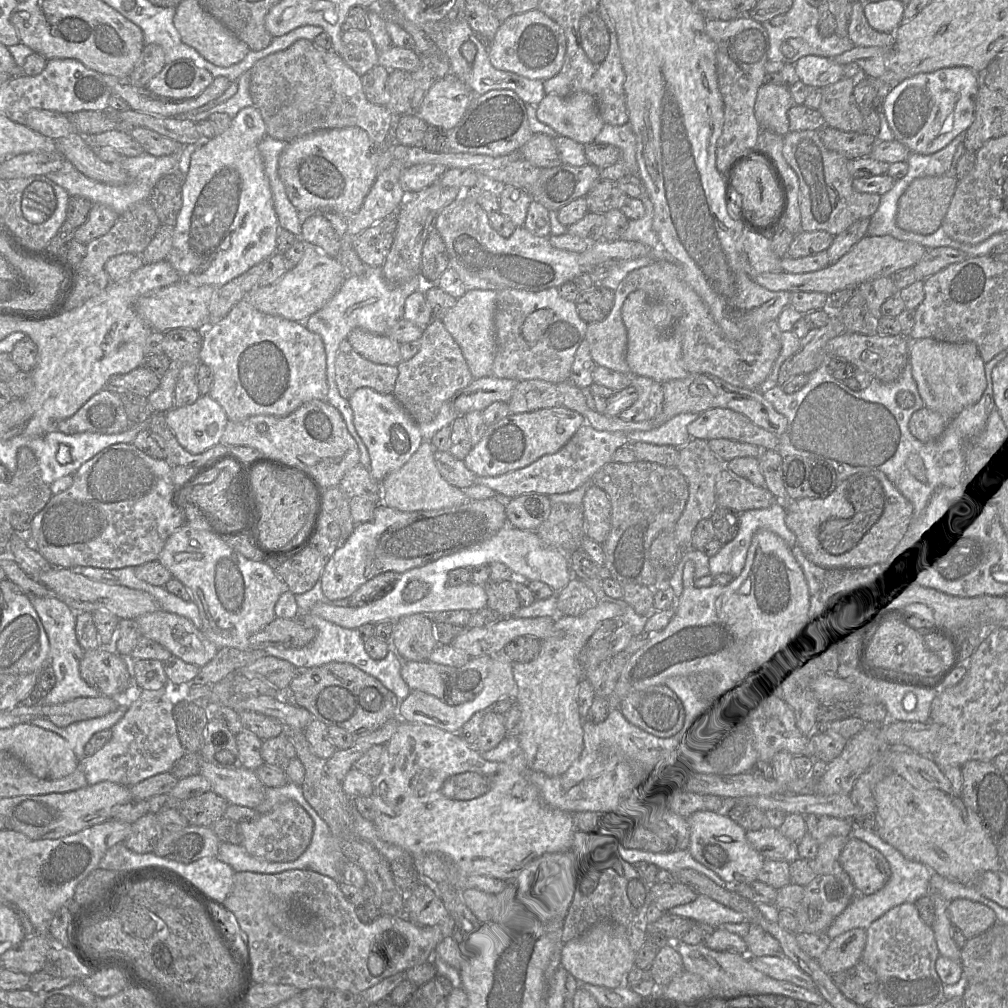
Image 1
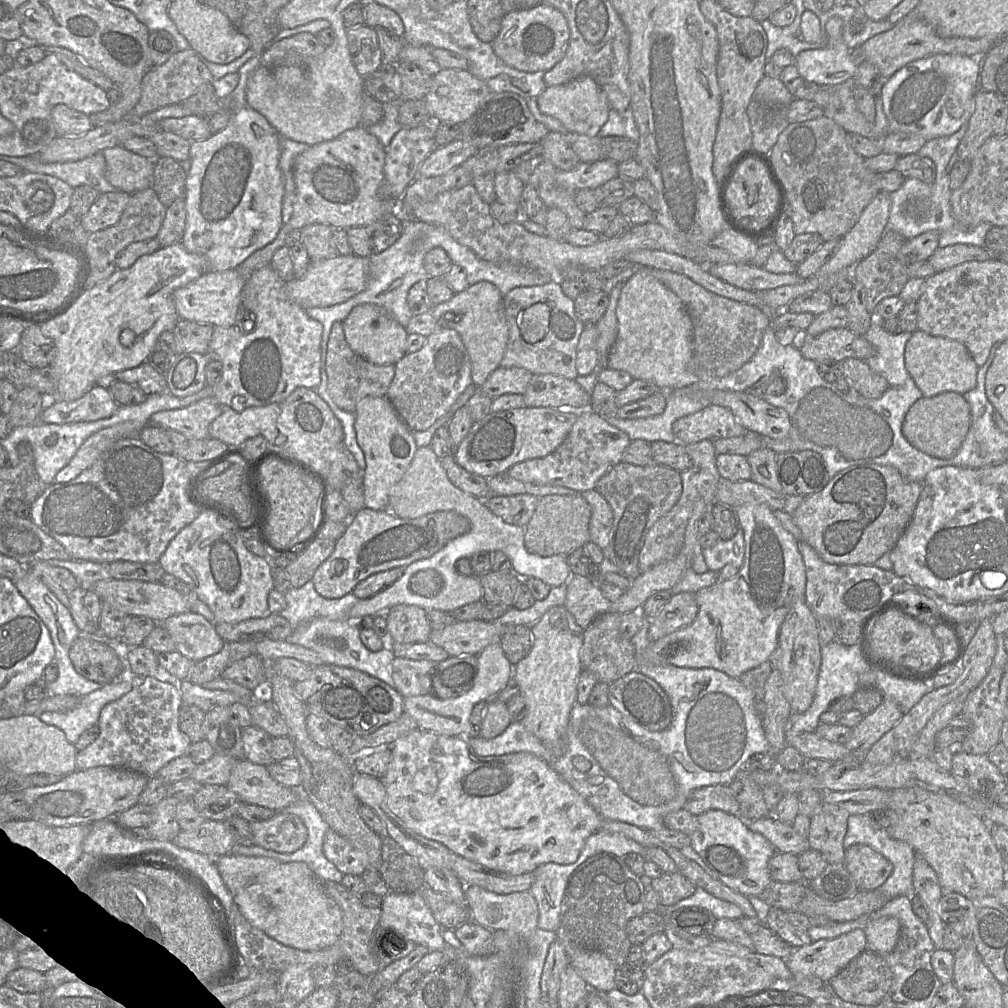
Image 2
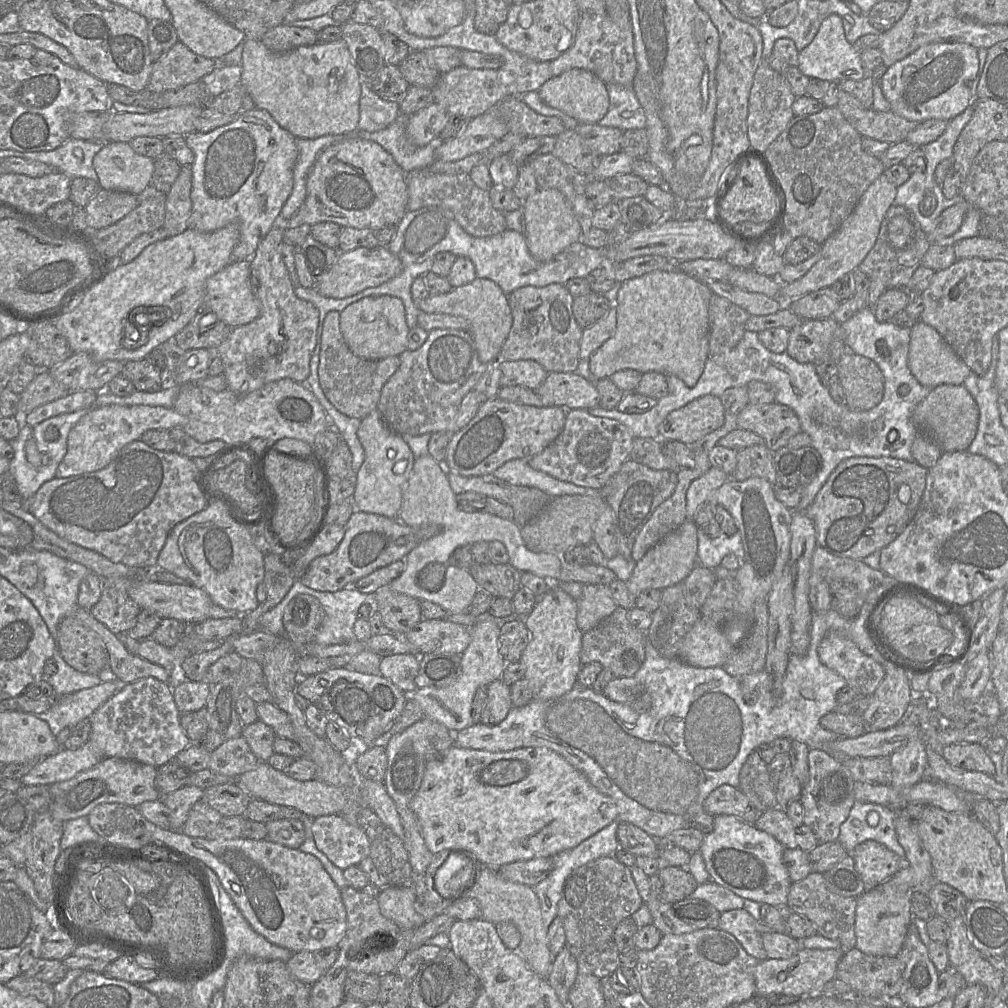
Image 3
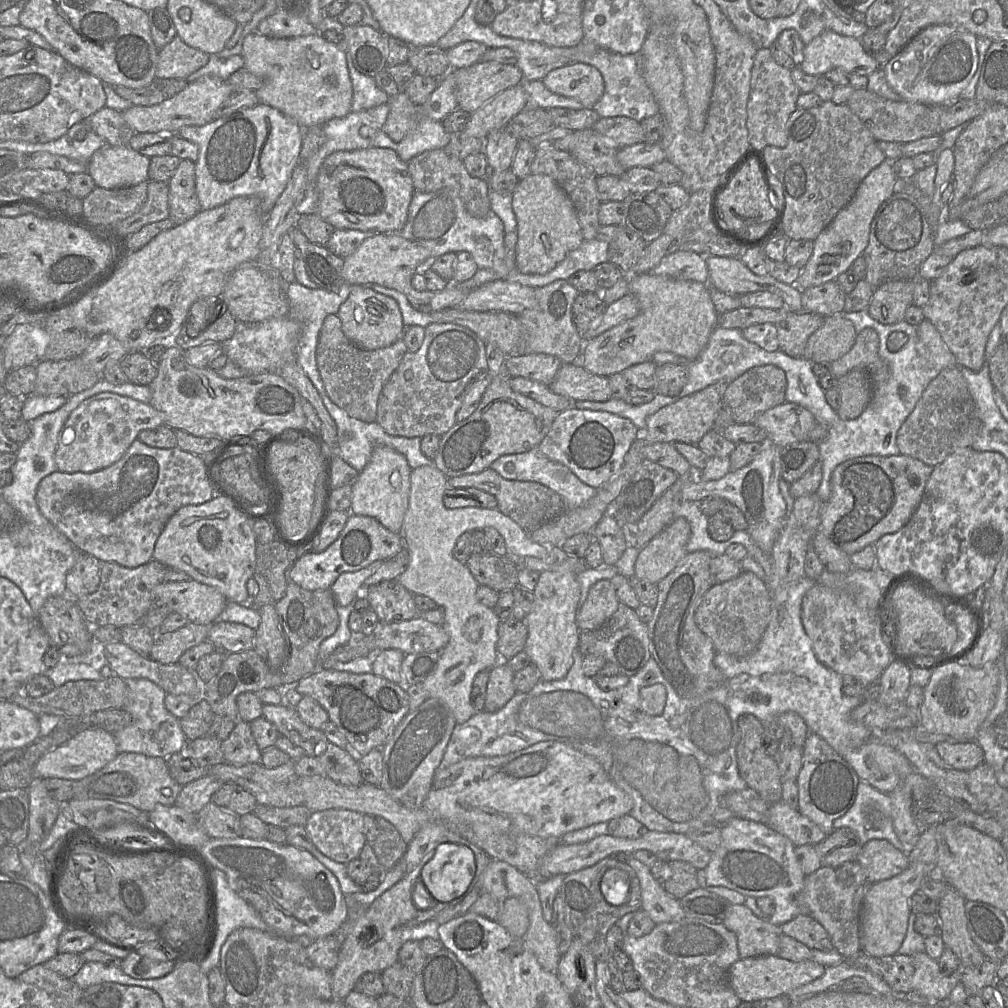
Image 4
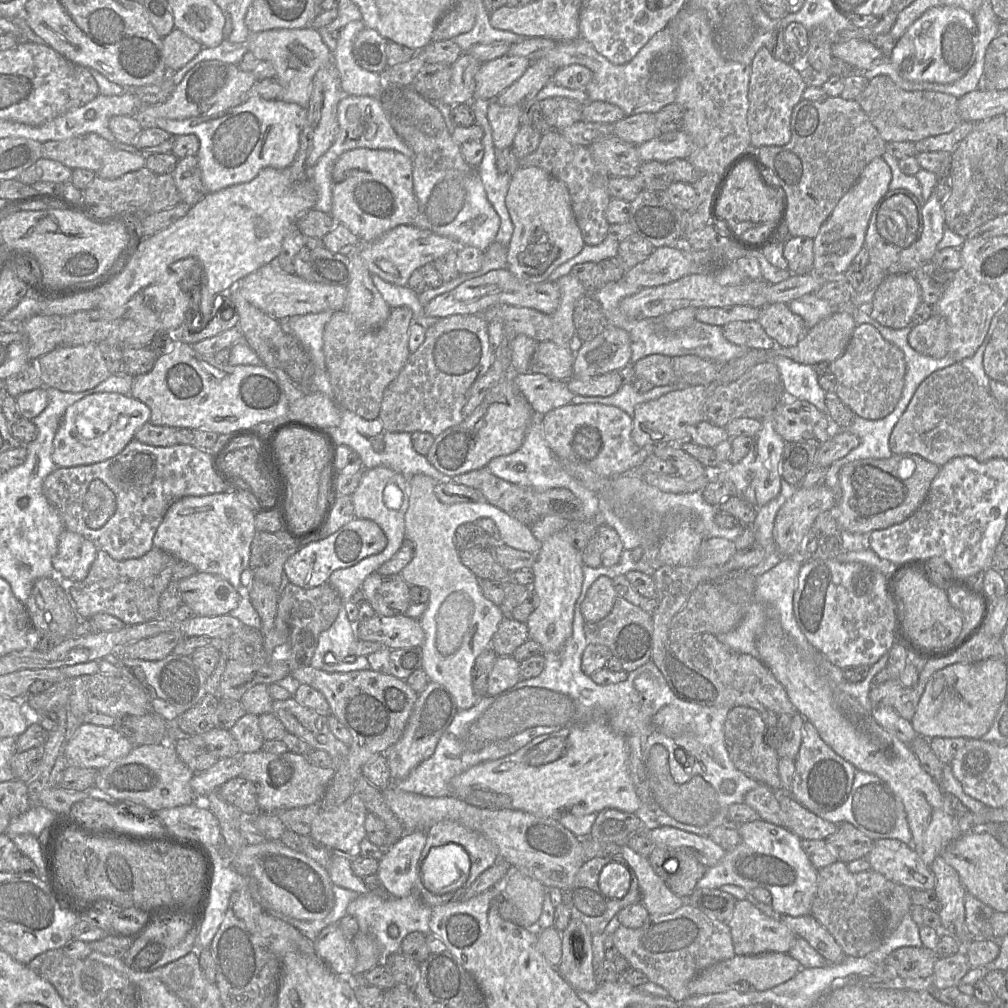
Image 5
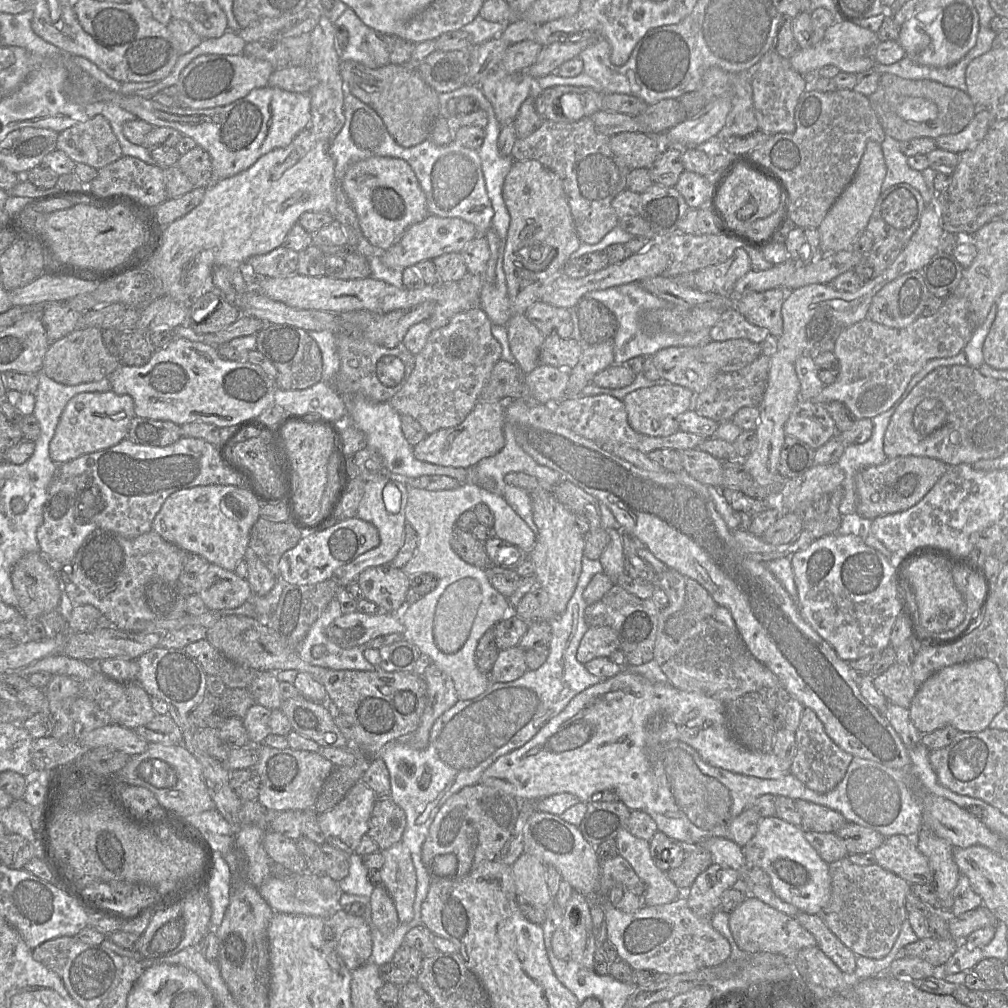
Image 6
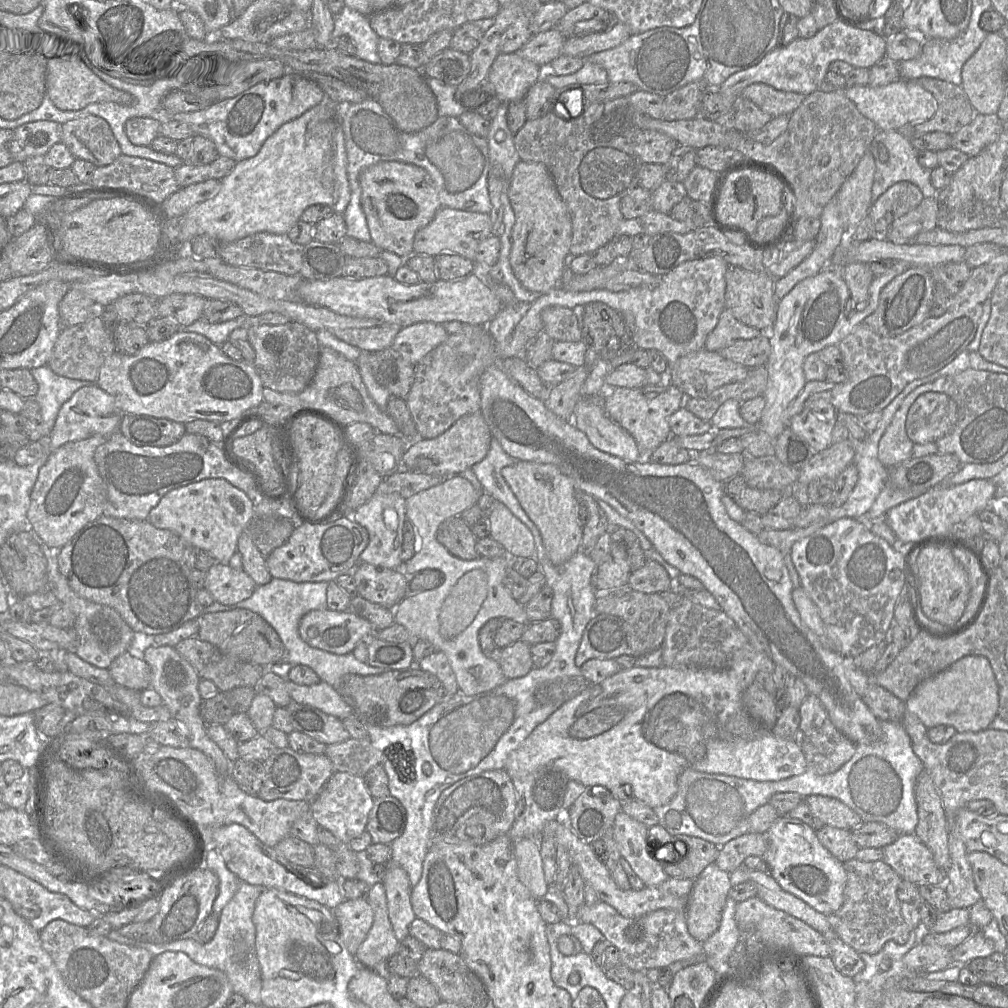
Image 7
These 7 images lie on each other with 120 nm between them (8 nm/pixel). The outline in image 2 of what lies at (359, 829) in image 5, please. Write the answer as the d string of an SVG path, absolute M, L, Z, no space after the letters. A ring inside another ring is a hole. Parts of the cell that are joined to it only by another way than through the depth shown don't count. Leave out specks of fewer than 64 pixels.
M332 829L325 834L323 841L325 857L335 865L343 875L361 876L369 867L368 857L356 849L346 838Z

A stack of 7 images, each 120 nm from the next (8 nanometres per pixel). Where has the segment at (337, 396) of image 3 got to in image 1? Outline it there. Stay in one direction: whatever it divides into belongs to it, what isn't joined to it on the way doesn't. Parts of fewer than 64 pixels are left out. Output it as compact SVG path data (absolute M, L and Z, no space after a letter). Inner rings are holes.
M346 338L336 353L335 381L340 395L349 400L359 388L371 388L381 394L392 394L398 368L373 363L363 358Z

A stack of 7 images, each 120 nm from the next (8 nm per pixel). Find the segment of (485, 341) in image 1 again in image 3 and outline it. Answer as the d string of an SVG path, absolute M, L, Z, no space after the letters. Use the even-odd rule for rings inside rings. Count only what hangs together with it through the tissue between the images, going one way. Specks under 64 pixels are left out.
M476 277L472 282L453 287L449 292L430 294L420 301L417 307L426 313L447 313L465 318L468 321L468 331L474 340L479 360L485 365L499 361L502 346L512 325L512 312L508 295L493 280Z

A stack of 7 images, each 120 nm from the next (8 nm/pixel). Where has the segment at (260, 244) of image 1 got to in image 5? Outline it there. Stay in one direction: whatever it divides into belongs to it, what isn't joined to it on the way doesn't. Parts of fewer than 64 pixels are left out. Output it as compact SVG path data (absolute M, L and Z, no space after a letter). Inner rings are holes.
M246 98L239 105L211 116L172 120L159 118L154 126L173 136L193 134L200 142L197 153L202 182L207 193L246 183L266 167L289 167L299 150L307 109L280 99Z

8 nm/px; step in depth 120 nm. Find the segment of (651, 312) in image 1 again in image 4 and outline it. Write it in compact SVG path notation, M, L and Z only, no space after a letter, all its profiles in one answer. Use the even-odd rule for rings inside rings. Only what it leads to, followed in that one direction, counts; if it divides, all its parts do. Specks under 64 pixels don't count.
M653 273L629 276L628 291L639 302L639 314L584 341L583 367L592 374L609 377L632 365L652 360L657 352L696 359L718 325L719 314L712 302L709 285Z

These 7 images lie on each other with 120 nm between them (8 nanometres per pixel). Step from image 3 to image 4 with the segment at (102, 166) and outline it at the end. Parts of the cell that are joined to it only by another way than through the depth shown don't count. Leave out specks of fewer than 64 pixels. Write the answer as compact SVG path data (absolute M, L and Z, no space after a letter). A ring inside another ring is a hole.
M106 145L91 157L88 173L96 186L119 189L149 180L149 165L150 158L129 145Z

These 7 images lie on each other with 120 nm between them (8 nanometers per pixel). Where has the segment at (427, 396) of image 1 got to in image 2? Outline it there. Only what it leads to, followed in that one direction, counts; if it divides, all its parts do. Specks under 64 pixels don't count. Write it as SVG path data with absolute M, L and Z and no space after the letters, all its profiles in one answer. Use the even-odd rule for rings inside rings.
M441 327L427 336L420 350L406 353L395 364L395 376L385 397L412 432L425 431L445 416L458 397L472 384L470 357L459 333L454 329Z

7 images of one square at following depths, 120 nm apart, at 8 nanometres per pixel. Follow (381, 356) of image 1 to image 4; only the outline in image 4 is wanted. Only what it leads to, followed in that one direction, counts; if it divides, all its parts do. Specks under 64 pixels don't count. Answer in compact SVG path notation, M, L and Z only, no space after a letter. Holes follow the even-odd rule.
M371 285L349 286L346 300L340 305L338 316L346 337L357 347L376 350L392 345L404 336L406 327L397 301L372 289Z

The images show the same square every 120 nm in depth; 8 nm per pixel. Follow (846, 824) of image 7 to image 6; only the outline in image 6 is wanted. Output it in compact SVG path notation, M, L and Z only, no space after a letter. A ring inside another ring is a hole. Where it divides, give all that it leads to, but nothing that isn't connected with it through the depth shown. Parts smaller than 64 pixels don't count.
M795 799L794 803L801 815L801 827L805 831L835 832L847 822L839 811L826 806L801 799Z

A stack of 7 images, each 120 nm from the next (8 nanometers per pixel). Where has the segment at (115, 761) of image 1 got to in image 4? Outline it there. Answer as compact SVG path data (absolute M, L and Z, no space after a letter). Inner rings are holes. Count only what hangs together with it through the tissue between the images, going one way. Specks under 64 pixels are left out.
M147 679L126 680L129 702L123 708L132 716L132 724L114 733L119 753L140 753L151 757L167 758L179 752L188 741L180 727L179 719L165 707L166 692Z

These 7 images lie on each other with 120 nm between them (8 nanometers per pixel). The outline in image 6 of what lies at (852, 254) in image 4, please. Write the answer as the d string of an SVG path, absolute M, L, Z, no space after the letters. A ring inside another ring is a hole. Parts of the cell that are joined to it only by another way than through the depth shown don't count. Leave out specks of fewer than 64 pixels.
M869 141L853 180L832 205L818 227L822 254L852 249L855 241L866 231L878 198L882 193L881 186L886 172L887 167L881 144L876 141Z

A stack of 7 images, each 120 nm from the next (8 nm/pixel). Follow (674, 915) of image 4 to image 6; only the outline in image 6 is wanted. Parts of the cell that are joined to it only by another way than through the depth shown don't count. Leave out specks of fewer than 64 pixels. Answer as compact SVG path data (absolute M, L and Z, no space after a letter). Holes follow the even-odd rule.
M627 827L619 831L615 841L619 854L629 862L645 884L642 896L645 905L668 904L680 897L681 890L655 864L649 841L633 836Z

